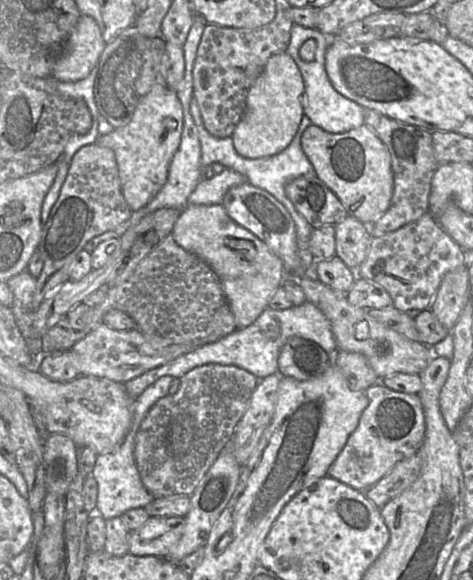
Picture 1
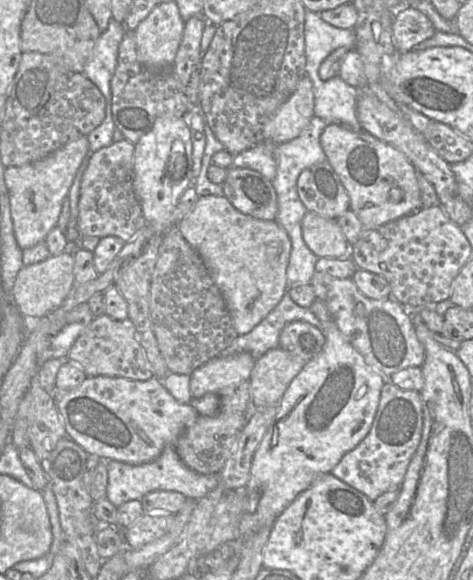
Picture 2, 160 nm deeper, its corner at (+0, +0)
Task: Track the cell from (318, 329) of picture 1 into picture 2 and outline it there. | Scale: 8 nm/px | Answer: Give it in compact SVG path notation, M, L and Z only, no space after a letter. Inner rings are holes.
M286 292L279 304L252 331L238 335L220 356L250 353L258 360L268 350L280 346L283 328L293 321L304 321L322 330L322 323L309 308L297 305Z

